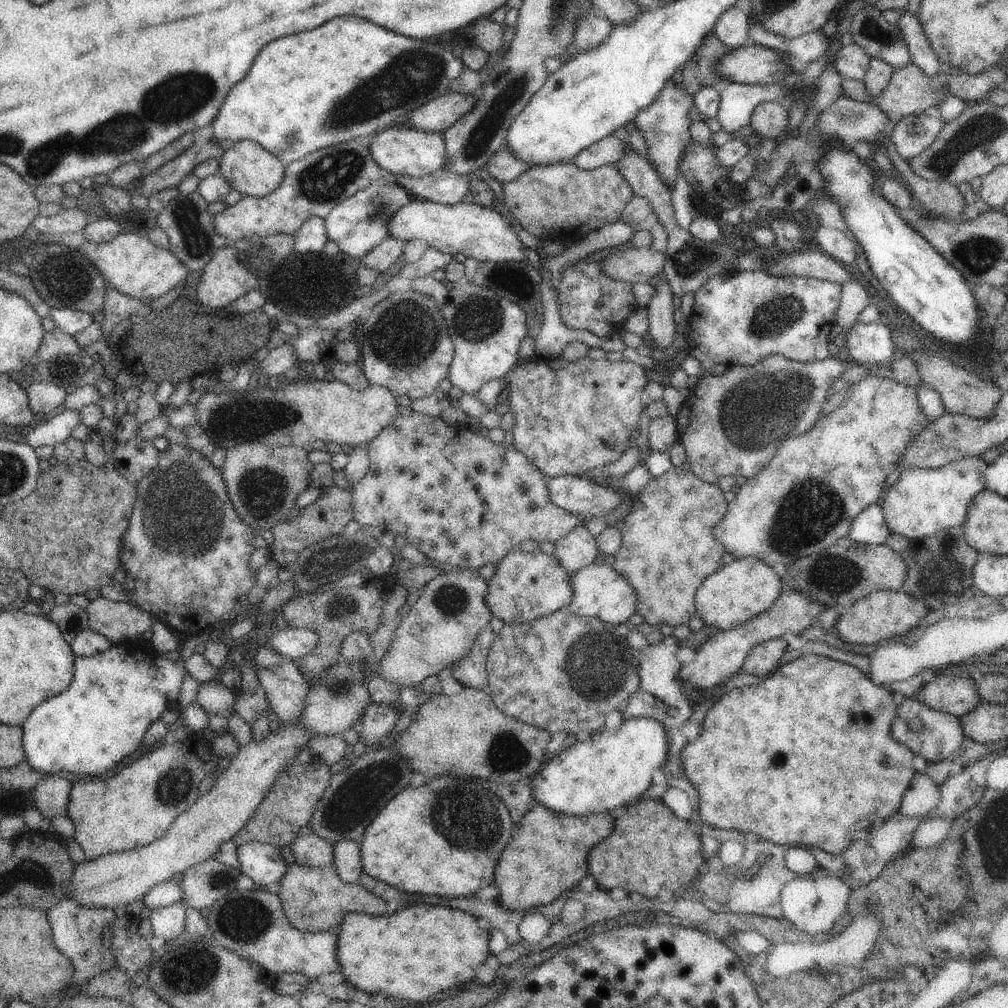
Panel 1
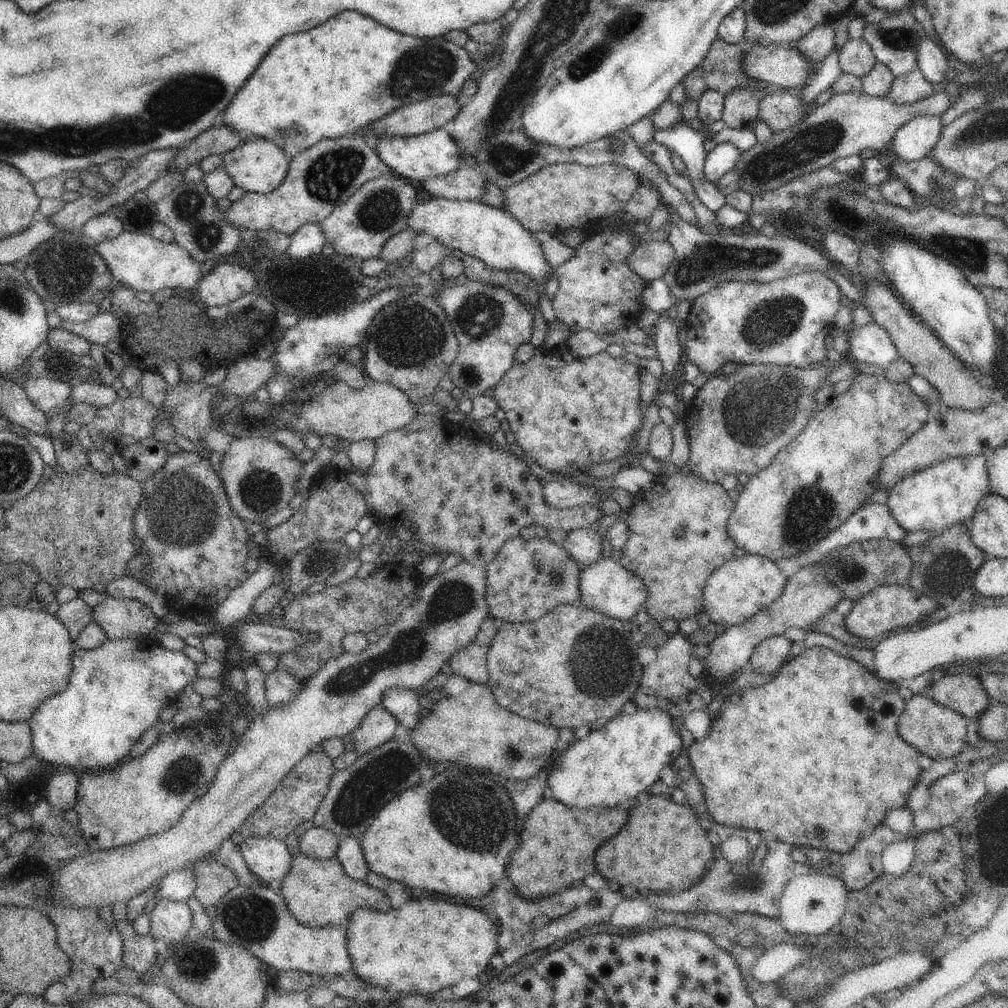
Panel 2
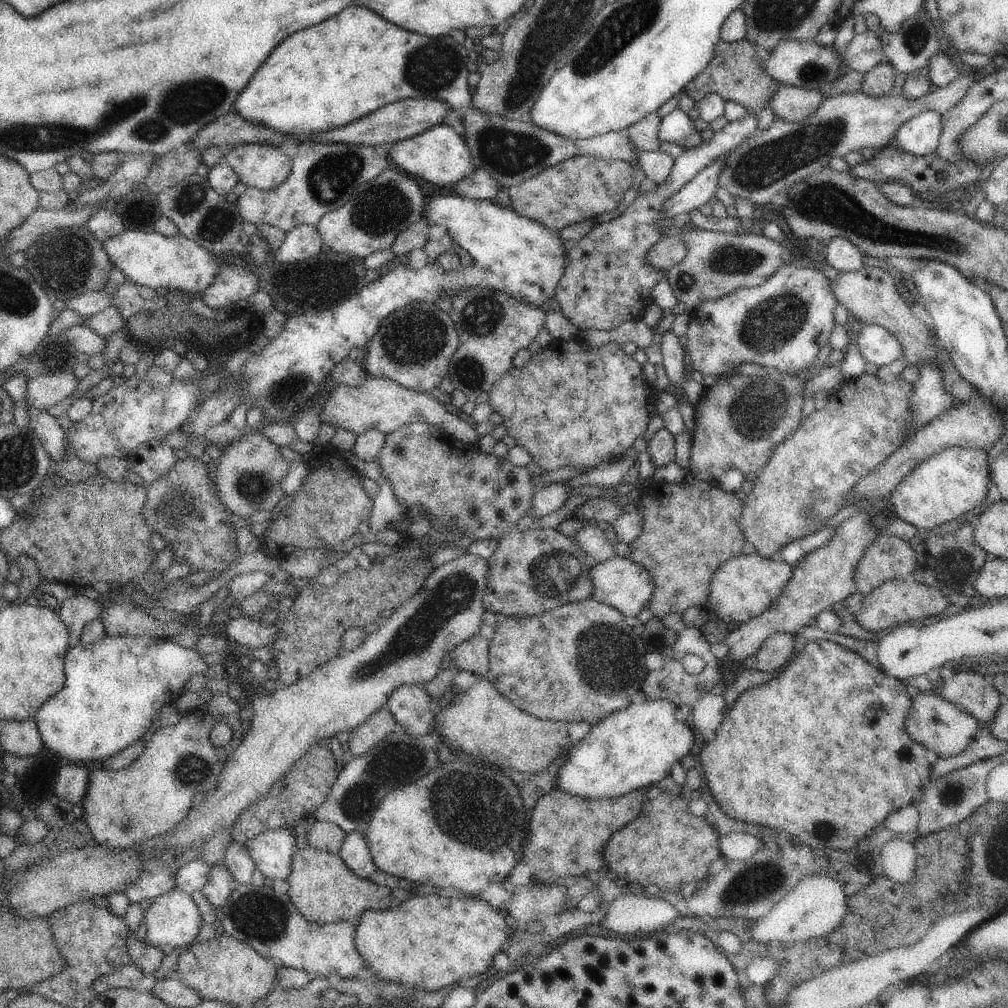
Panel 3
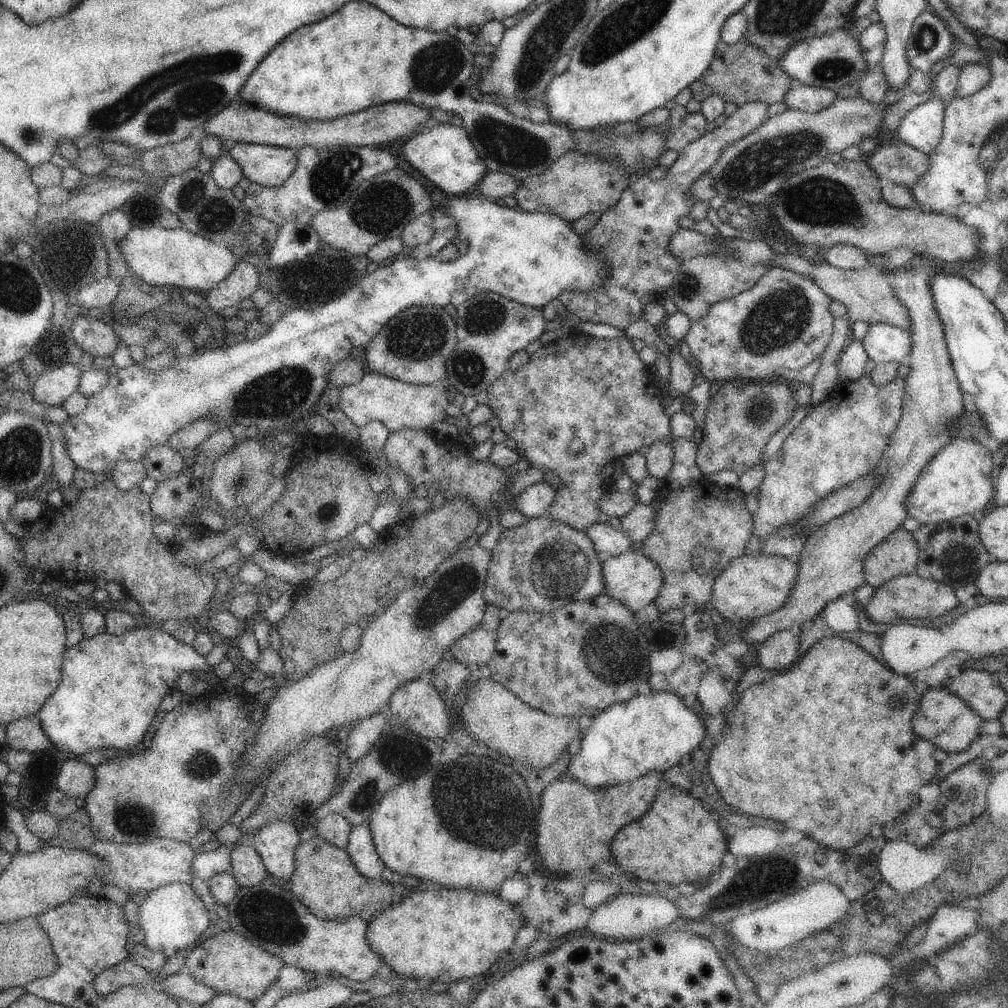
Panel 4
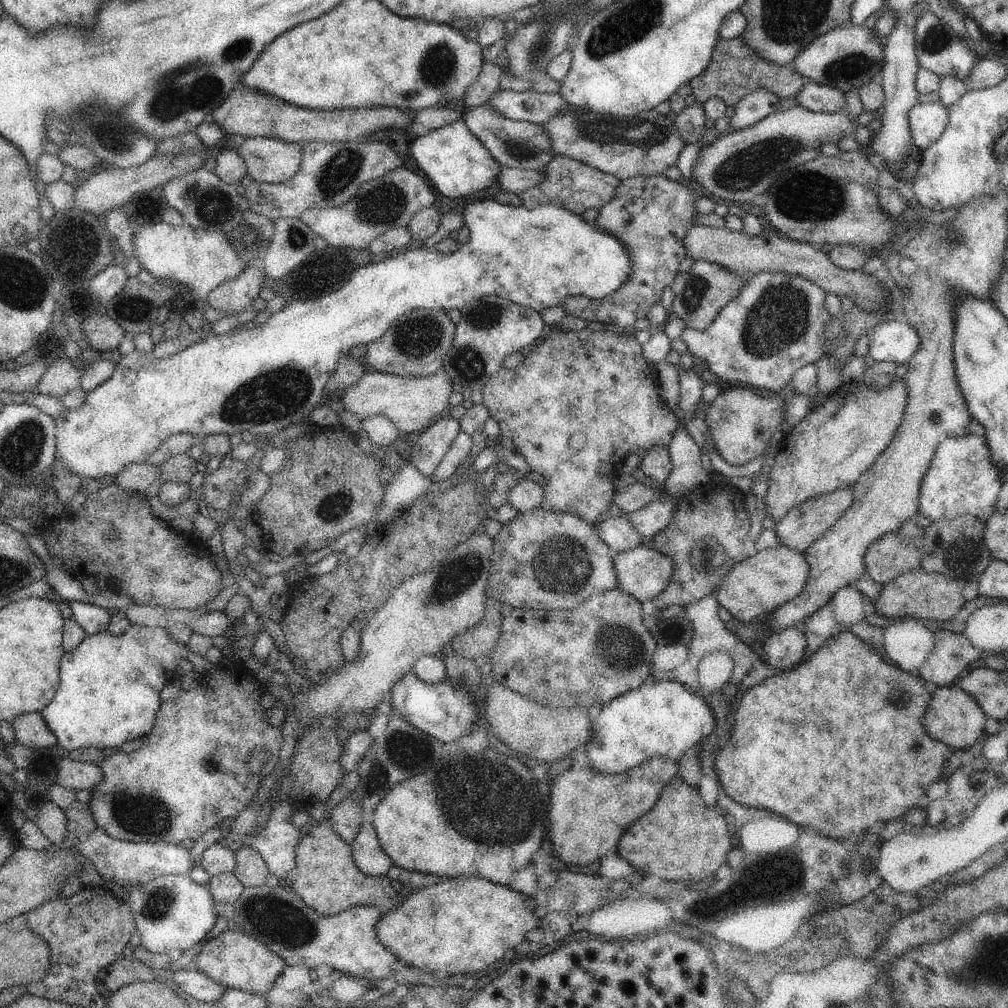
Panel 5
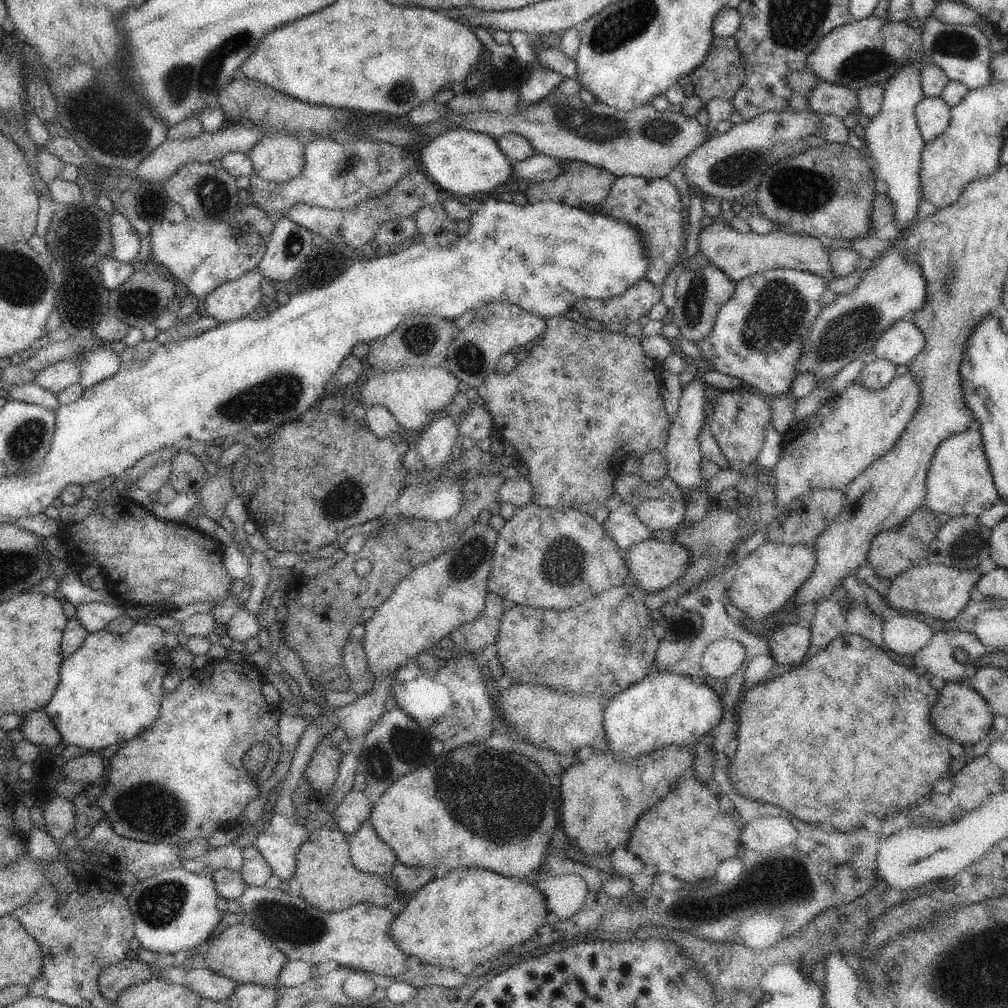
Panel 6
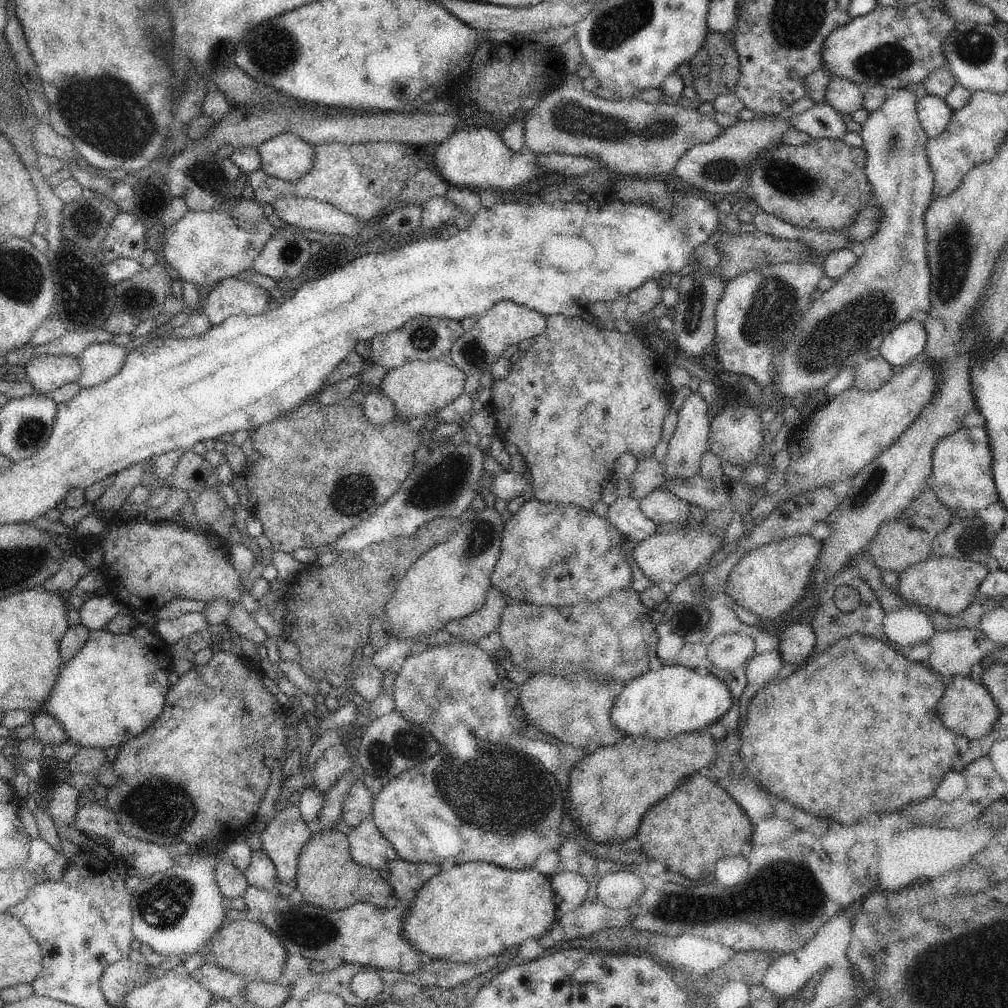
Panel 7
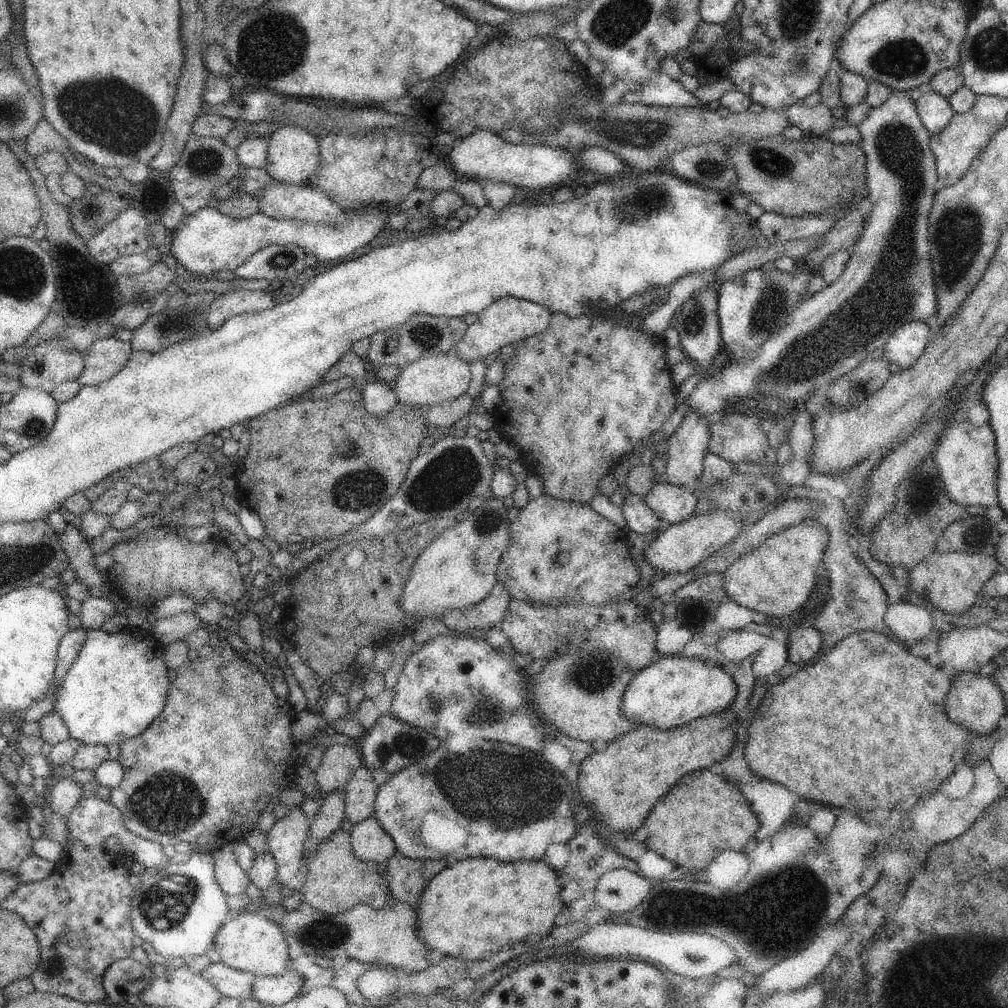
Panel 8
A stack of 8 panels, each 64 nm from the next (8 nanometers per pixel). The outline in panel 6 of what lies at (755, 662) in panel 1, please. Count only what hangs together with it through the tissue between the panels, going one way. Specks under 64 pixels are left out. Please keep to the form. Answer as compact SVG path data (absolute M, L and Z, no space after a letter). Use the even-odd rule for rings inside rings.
M805 623L784 625L768 640L770 656L777 660L778 664L800 665L805 660L806 652L810 648L810 638L810 630Z

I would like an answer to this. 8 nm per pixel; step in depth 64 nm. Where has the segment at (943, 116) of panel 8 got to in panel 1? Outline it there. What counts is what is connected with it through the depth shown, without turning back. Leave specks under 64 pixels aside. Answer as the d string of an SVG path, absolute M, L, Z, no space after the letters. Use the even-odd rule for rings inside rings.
M931 113L901 117L890 132L891 141L902 160L910 160L932 146L944 123Z

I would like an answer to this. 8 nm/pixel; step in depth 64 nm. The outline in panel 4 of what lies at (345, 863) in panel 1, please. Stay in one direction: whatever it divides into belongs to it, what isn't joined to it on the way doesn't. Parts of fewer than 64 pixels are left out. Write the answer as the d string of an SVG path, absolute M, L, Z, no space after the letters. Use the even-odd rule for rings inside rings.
M358 826L350 832L348 846L344 848L350 856L350 862L356 870L370 879L380 879L387 869L380 856L376 854L376 846L372 842L372 832L369 826Z

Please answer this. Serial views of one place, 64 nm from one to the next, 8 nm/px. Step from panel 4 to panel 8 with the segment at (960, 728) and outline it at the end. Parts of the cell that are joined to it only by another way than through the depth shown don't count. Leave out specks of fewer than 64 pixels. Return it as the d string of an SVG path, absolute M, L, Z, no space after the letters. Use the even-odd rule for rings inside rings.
M968 672L954 680L946 698L945 712L950 721L963 725L969 732L972 732L972 737L994 733L999 728L1000 718L1007 713L1005 693L990 676Z

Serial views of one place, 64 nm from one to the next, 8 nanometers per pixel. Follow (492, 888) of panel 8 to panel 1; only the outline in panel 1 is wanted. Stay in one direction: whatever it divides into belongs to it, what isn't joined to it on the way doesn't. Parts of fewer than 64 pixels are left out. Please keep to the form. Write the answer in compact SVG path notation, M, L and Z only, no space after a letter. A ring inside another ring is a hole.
M416 904L392 916L351 913L338 928L337 960L346 982L370 994L386 992L388 998L422 1002L462 988L490 955L490 932L468 912L444 906Z

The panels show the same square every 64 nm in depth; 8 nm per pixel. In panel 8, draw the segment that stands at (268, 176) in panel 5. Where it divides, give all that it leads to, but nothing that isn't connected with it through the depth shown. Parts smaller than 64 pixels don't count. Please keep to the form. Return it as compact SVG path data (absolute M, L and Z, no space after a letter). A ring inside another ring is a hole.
M285 125L269 141L267 174L276 181L300 185L321 170L320 139L304 128Z

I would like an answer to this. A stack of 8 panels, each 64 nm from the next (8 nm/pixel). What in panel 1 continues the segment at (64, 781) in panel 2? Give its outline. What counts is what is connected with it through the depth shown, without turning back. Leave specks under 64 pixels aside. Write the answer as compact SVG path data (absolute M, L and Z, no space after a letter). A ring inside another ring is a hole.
M54 777L41 781L39 785L35 785L31 795L33 796L33 803L36 809L39 809L43 817L52 818L55 816L66 816L69 806L69 797L74 786L68 778Z

